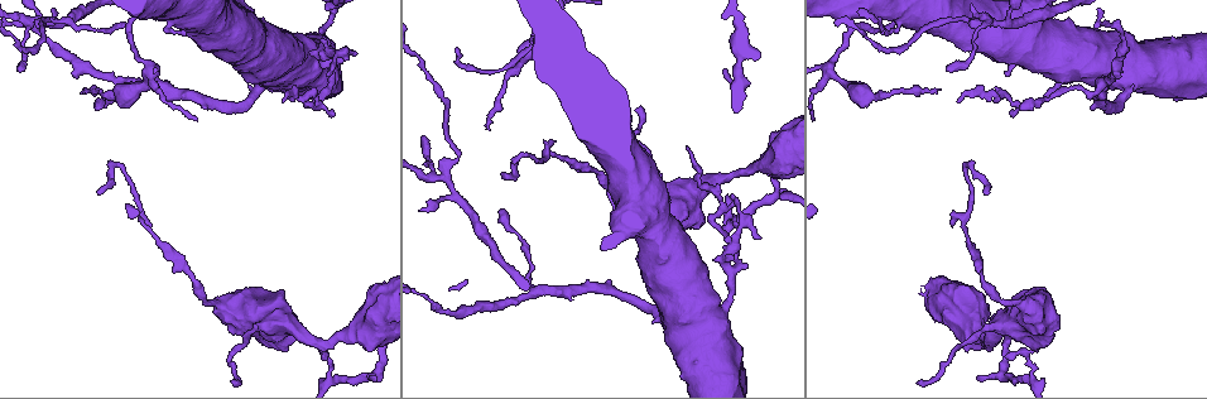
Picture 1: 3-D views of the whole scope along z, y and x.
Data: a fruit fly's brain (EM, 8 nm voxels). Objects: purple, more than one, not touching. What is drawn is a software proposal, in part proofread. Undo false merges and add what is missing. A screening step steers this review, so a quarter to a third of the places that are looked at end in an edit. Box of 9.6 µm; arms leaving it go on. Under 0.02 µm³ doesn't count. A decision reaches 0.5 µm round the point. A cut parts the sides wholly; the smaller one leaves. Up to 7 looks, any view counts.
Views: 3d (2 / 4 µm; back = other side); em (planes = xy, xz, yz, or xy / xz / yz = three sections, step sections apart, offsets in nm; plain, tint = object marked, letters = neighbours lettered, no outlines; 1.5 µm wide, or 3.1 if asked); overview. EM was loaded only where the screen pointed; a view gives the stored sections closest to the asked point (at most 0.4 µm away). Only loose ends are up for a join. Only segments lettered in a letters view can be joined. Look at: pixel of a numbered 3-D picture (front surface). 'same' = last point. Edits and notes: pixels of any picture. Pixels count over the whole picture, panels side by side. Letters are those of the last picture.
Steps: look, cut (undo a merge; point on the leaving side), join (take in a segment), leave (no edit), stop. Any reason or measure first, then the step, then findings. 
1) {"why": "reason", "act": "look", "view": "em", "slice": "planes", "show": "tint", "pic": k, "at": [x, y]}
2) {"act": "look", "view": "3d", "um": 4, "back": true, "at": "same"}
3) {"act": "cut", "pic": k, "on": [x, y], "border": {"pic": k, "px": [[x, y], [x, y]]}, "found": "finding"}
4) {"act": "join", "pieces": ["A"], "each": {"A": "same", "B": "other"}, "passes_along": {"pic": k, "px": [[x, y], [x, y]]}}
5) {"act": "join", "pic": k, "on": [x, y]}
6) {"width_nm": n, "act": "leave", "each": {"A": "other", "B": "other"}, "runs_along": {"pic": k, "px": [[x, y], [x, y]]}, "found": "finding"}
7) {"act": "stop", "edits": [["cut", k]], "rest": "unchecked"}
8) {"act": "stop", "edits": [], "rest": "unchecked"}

{"why": "three-way junction", "act": "look", "view": "em", "slice": "planes", "show": "letters", "pic": 1, "at": [329, 62]}

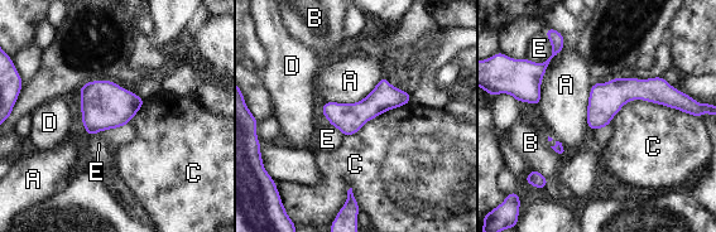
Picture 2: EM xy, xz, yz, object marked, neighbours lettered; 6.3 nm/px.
{"width_nm": 190, "act": "leave", "each": {"A": "other", "B": "other", "C": "other", "D": "other", "E": "other"}, "border": {"pic": 2, "px": [[688, 114], [629, 100], [608, 125]]}, "found": "one cell here"}

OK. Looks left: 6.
{"why": "a narrow waist", "act": "look", "view": "em", "slice": "planes", "show": "plain", "pic": 1, "at": [445, 175]}

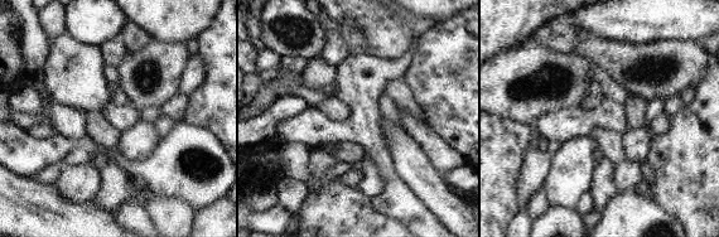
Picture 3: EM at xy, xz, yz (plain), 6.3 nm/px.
{"act": "look", "view": "em", "slice": "planes", "show": "letters", "at": "same"}

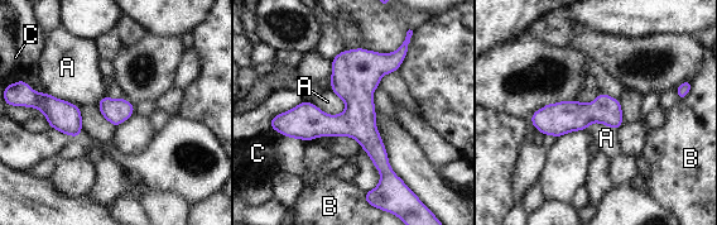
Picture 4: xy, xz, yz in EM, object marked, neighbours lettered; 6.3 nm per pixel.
{"width_nm": 160, "longest_contact_nm": ["A", 280], "act": "leave", "each": {"A": "other", "B": "other", "C": "other"}, "found": "all the same cell"}

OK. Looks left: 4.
{"why": "an open end", "act": "look", "view": "em", "slice": "yz", "step": 8, "show": "letters", "pic": 1, "at": [83, 89]}

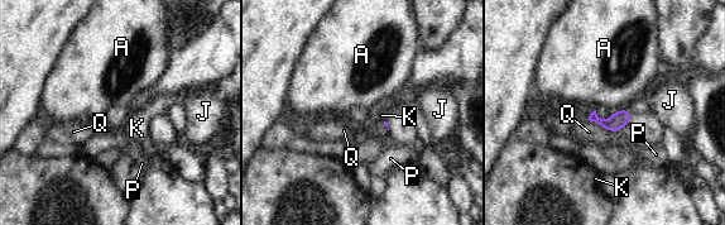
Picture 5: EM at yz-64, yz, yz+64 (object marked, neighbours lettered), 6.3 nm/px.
{"act": "leave", "each": {"A": "other", "J": "other", "K": "other", "P": "other", "Q": "other"}, "border": {"pic": 5, "px": [[625, 108], [611, 114]]}, "found": "no lettered segment goes on from it"}

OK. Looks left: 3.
{"act": "stop", "edits": [], "rest": "unchecked"}

